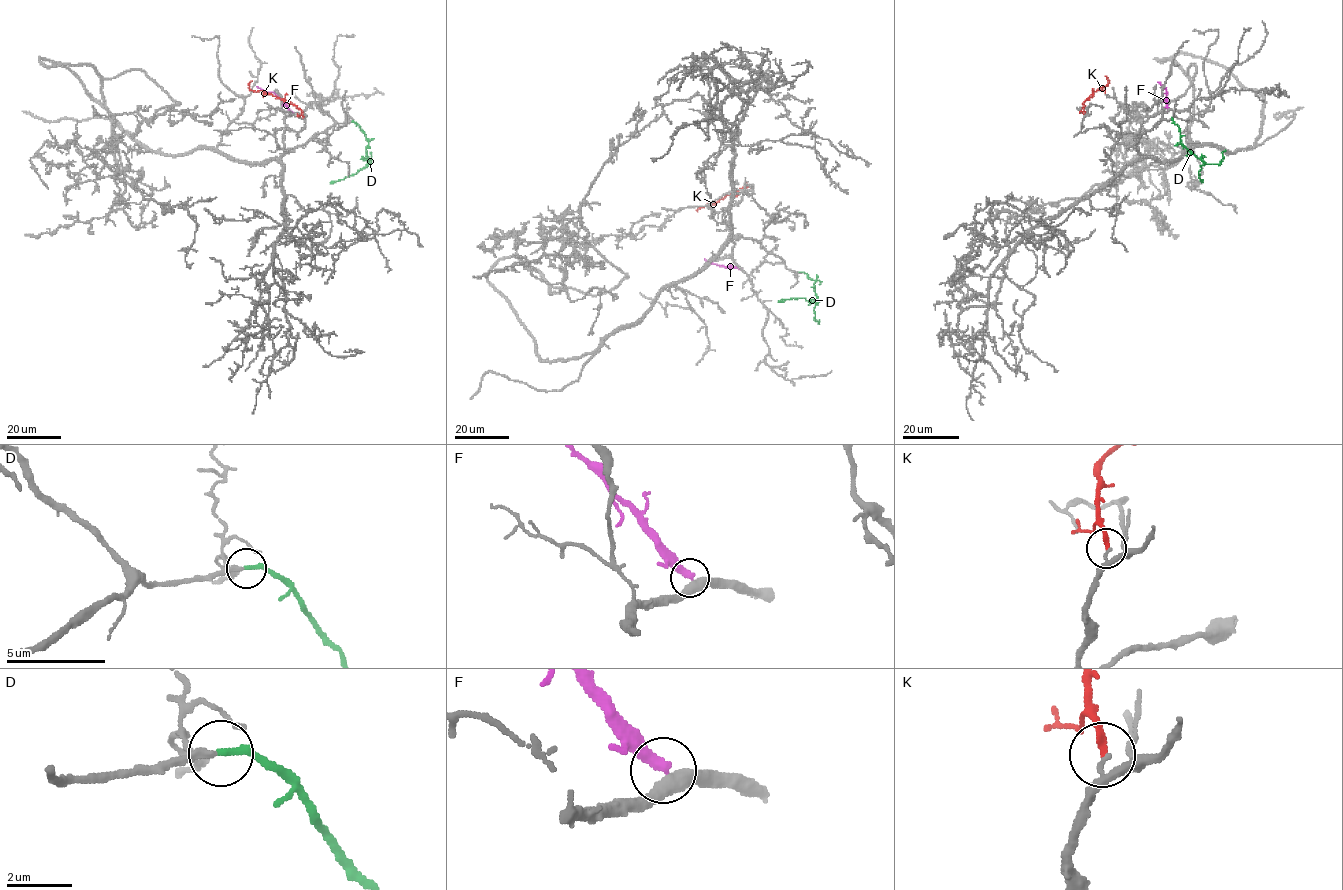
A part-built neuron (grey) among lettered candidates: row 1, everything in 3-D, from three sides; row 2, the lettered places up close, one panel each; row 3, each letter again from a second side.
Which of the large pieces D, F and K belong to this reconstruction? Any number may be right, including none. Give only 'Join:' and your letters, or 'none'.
Join: D

